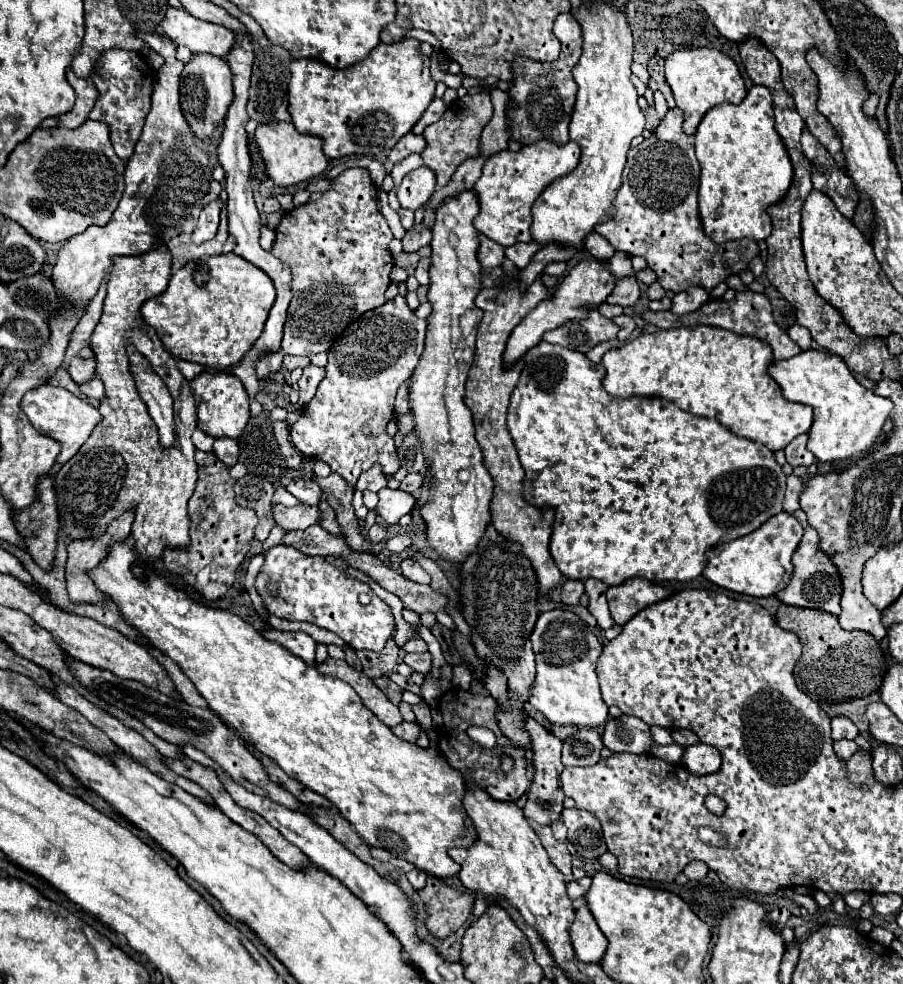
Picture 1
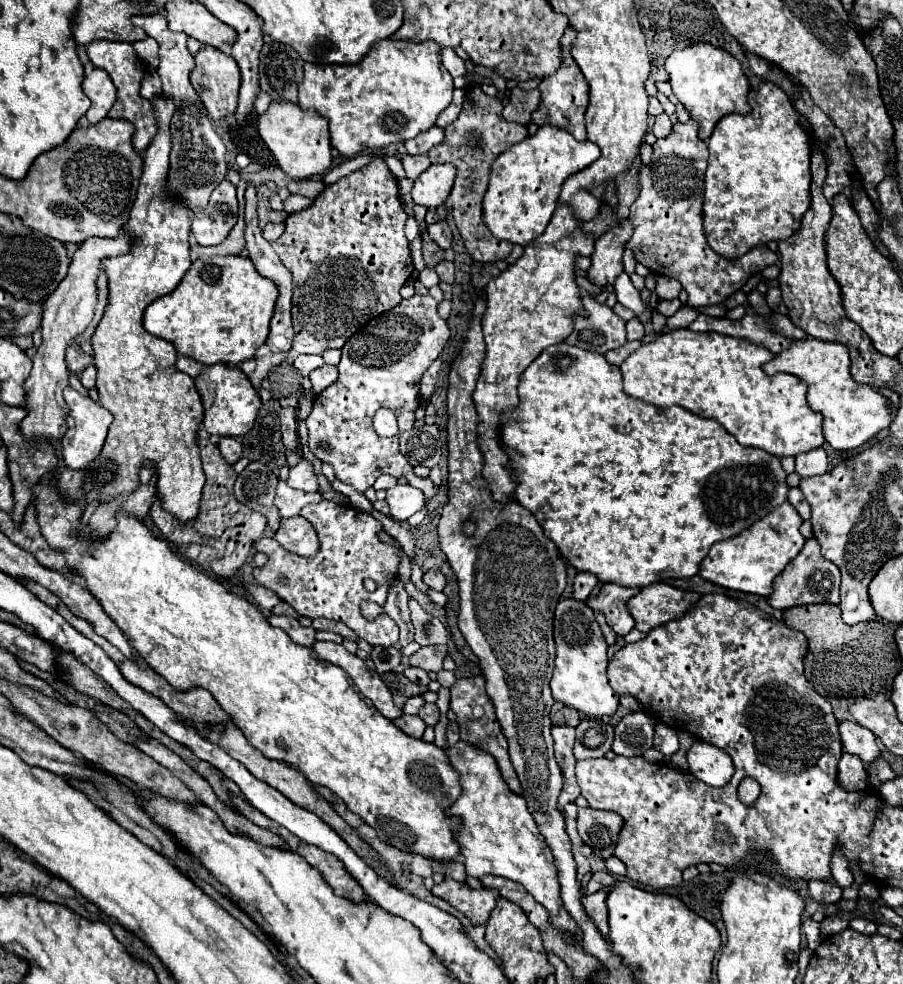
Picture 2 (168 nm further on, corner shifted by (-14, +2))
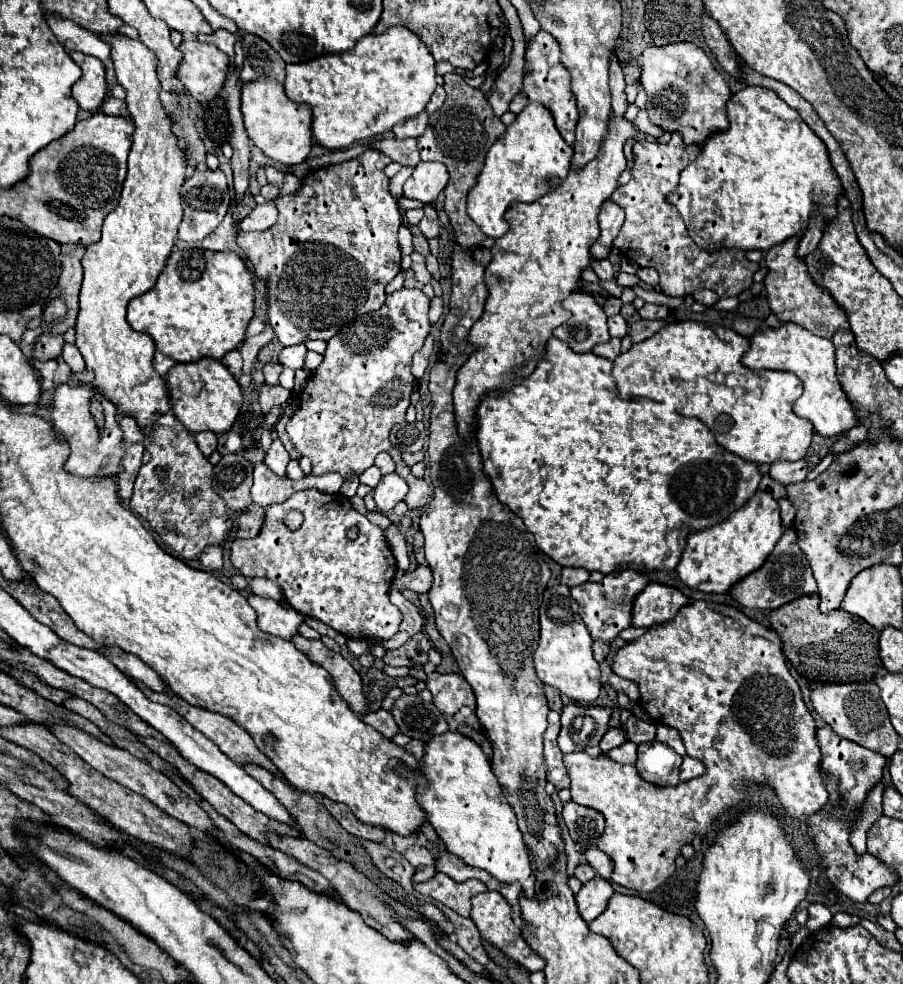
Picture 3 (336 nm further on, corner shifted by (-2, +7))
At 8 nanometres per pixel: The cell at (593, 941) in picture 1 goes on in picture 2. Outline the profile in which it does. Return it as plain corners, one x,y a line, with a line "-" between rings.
601,889
593,895
585,895
583,897
583,907
587,911
587,915
593,919
595,927
599,929
599,933
603,935
603,939
607,939
609,935
609,923
607,923
607,905
605,905
605,897
607,897
609,889

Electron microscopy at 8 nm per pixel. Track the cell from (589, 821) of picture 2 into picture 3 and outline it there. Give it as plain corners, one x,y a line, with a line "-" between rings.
567,802
563,806
563,820
565,820
575,844
579,844
583,850
597,846
597,840
605,828
603,814
599,814
593,808
587,808
587,806

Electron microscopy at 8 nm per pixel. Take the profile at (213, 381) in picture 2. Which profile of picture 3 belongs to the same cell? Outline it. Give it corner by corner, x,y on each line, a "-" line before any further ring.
203,358
191,364
175,364
165,378
171,410
175,418
193,434
197,432
229,432
239,408
241,408
241,386
229,372
229,368
215,358

